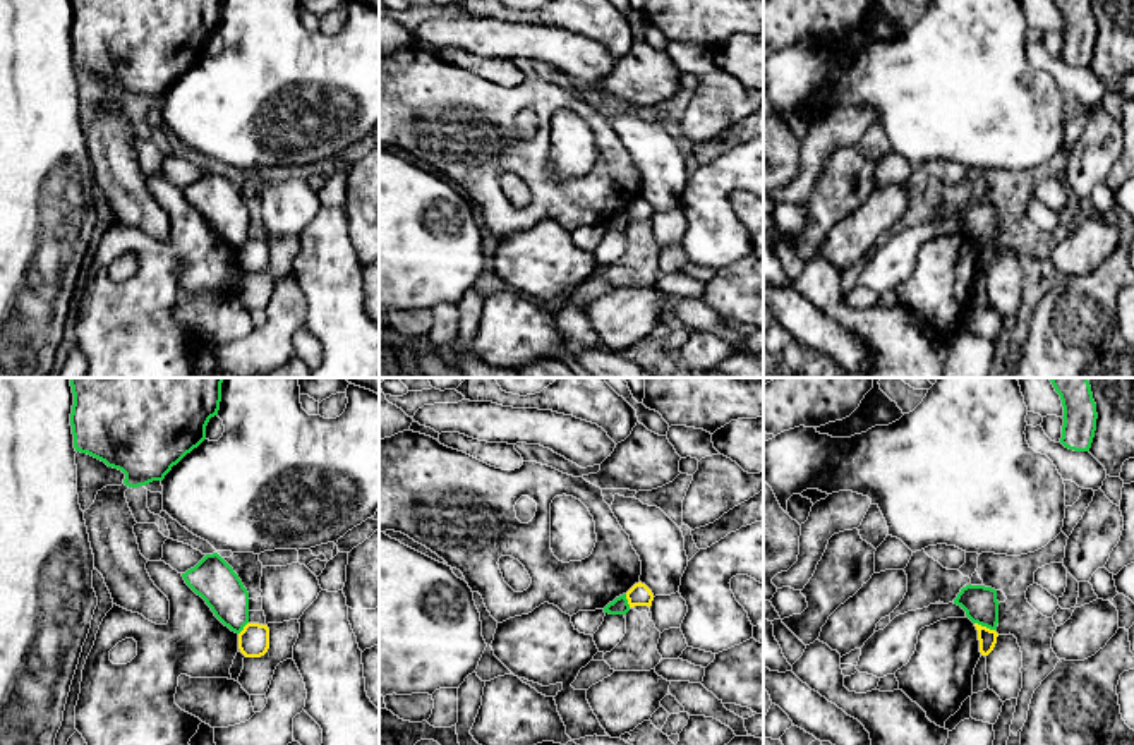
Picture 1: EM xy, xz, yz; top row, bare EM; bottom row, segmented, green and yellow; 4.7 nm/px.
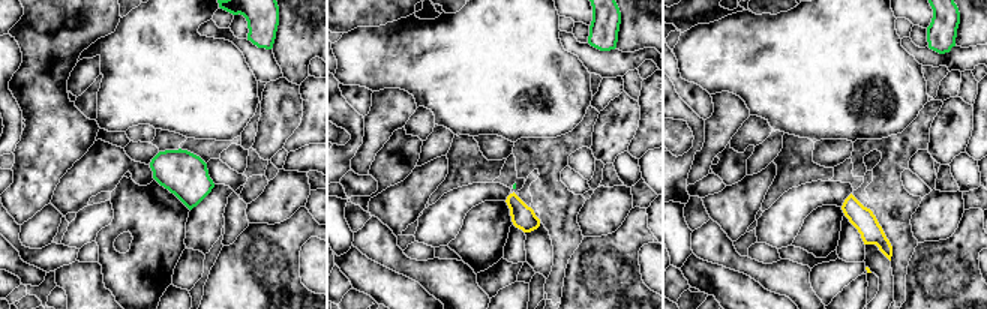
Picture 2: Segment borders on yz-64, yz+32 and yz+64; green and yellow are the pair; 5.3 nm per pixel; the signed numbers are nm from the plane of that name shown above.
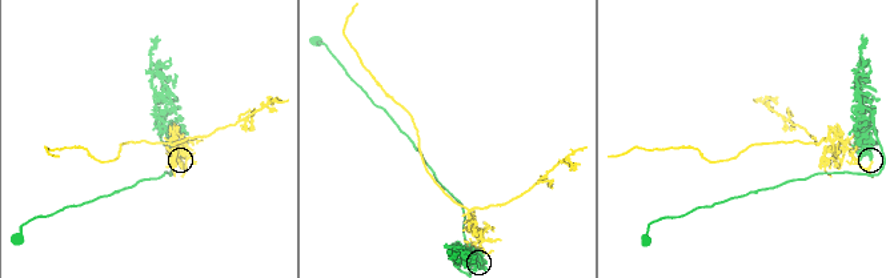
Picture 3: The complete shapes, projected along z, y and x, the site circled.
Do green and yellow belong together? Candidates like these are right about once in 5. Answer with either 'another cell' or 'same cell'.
another cell

